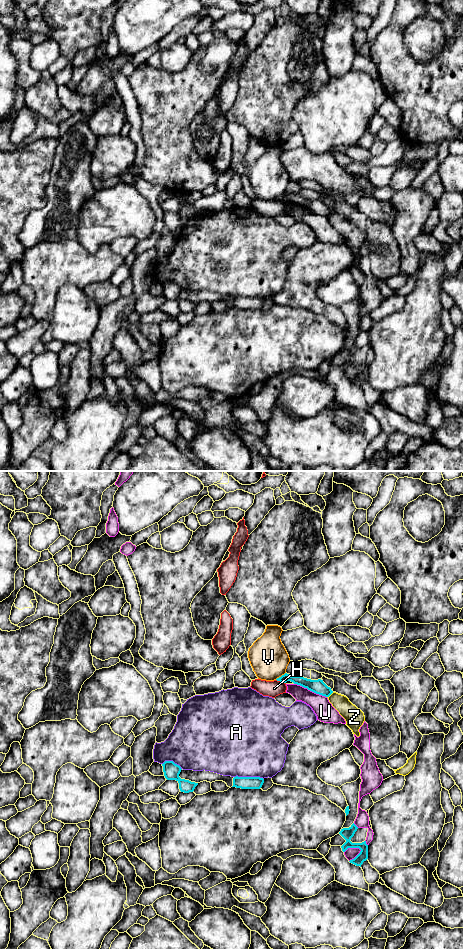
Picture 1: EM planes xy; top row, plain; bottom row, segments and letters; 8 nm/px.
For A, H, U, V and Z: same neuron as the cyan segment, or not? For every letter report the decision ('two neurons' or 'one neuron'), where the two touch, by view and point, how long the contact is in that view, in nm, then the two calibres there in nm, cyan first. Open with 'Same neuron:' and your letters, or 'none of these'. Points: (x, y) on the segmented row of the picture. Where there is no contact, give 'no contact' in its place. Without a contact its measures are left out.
Same neuron: none of these
A: two neurons; meets cyan in xy at (249, 777); contact 240 nm long; 100 nm thick on the cyan side, 500 nm on the other
H: two neurons; meets cyan in xy at (281, 681); contact 90 nm long; 90 nm thick on the cyan side, 130 nm on the other
U: two neurons; meets cyan in xy at (310, 690); contact 280 nm long; 110 nm thick on the cyan side, 160 nm on the other
V: two neurons; meets cyan in xy at (281, 676); contact 110 nm long; 80 nm thick on the cyan side, 300 nm on the other
Z: two neurons; meets cyan in xy at (330, 694); contact 70 nm long; 110 nm thick on the cyan side, 140 nm on the other

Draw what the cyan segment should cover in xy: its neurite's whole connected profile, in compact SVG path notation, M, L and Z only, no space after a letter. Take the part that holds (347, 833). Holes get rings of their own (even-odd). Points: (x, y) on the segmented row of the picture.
M353 823L349 828L341 829L339 834L346 840L346 842L341 846L343 852L348 848L359 848L361 850L354 859L349 861L352 864L361 867L363 862L368 859L368 845L366 844L366 841L362 843L352 843L350 841L357 829L358 827Z

